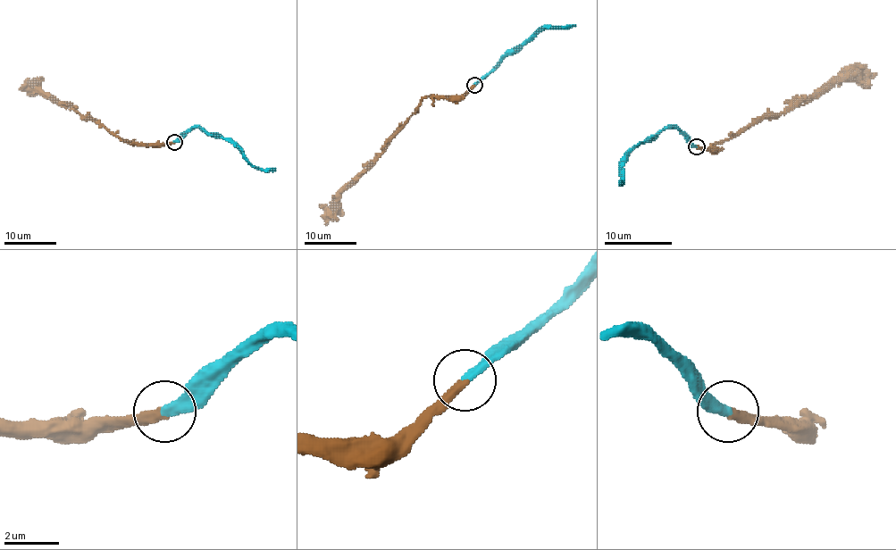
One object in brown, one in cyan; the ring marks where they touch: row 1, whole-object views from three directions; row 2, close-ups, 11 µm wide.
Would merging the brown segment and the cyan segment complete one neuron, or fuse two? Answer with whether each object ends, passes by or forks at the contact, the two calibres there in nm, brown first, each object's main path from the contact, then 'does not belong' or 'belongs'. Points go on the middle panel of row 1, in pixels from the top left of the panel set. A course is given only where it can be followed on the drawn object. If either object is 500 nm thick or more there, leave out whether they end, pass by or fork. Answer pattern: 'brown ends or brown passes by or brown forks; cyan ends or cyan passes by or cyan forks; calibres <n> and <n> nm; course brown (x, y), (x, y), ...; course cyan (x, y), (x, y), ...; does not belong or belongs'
brown ends; cyan ends; calibres 320 and 360 nm; course brown (474, 85), (460, 95), (423, 98), (381, 154), (341, 194), (337, 212), (325, 225); course cyan (474, 85), (535, 33), (545, 28), (572, 28), (575, 25); belongs

